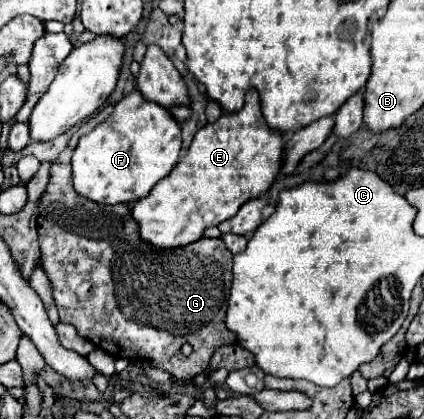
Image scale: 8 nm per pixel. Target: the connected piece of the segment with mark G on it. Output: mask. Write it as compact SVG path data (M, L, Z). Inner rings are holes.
M60 159L50 165L50 181L38 199L38 211L42 269L48 273L60 323L74 325L80 337L112 357L148 359L180 381L194 379L194 375L208 369L208 361L220 345L236 341L224 323L228 309L226 297L232 285L232 253L224 247L222 239L204 237L172 251L156 249L140 241L138 225L132 221L128 205L98 205L80 197L72 187L70 163L62 163ZM182 343L192 345L190 357L180 353Z

